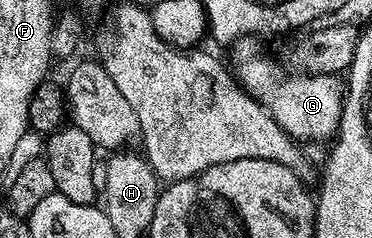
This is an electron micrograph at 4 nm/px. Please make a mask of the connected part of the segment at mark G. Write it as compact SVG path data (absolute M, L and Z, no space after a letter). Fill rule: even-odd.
M255 38L236 40L233 45L235 60L239 63L238 83L255 97L267 113L296 141L330 141L339 130L345 84L338 75L313 76L295 74L288 80L279 80L279 68L267 56L258 56L260 41Z

